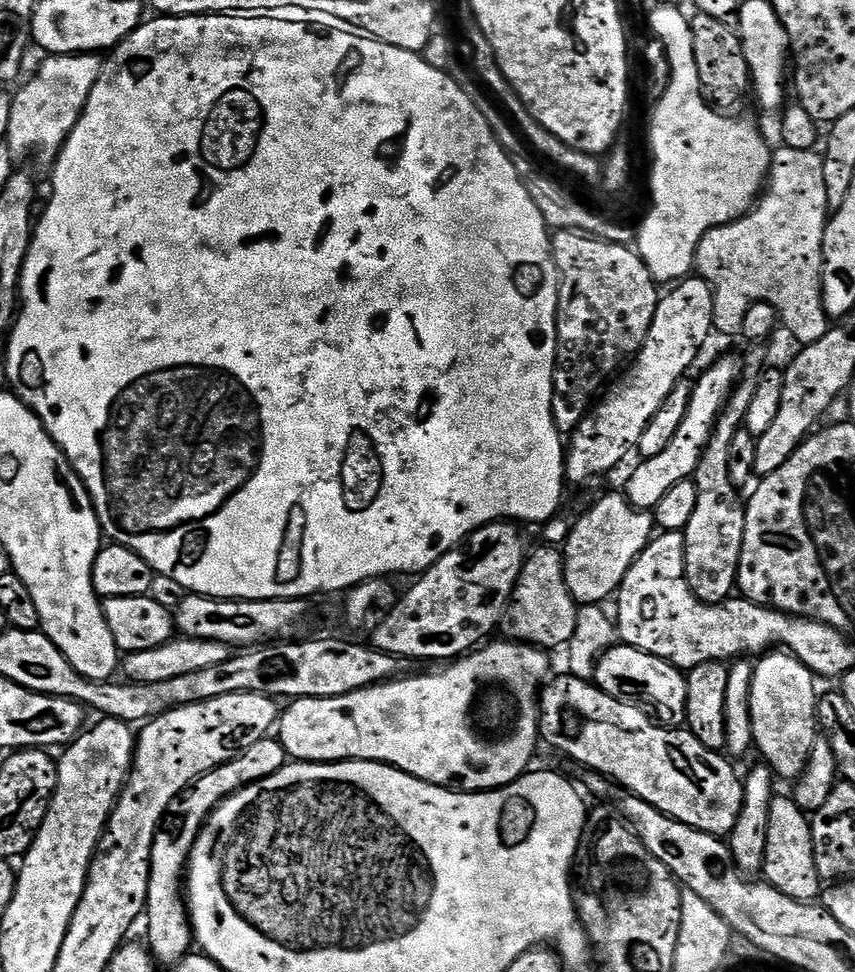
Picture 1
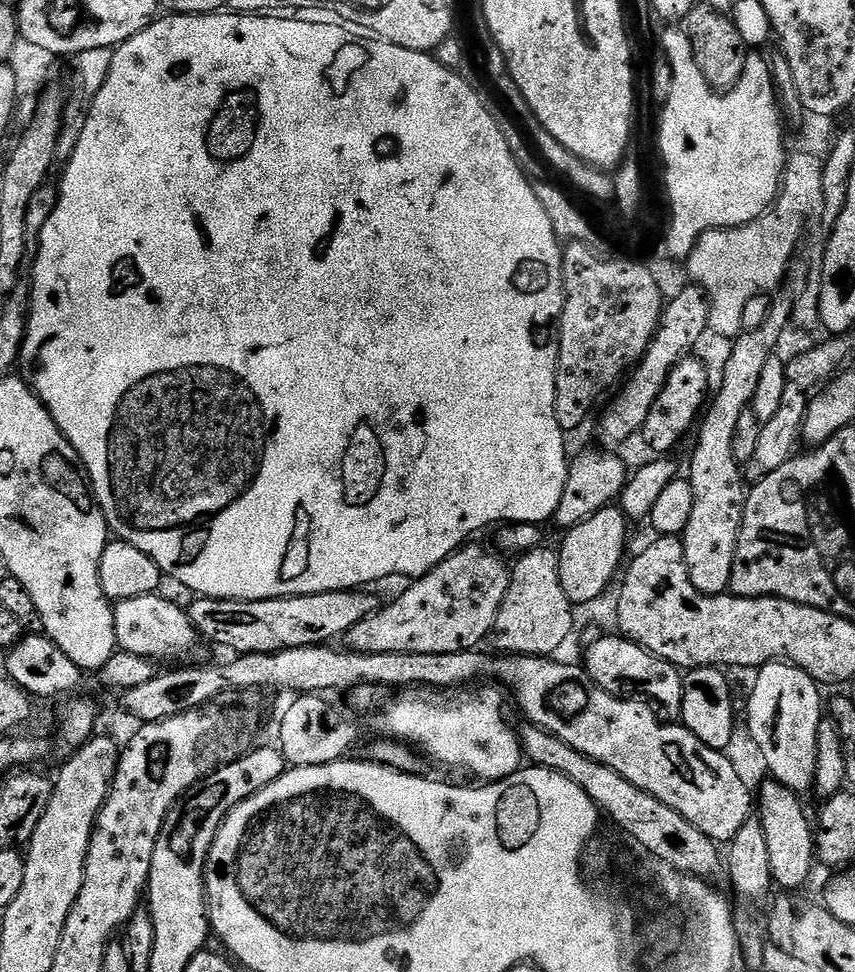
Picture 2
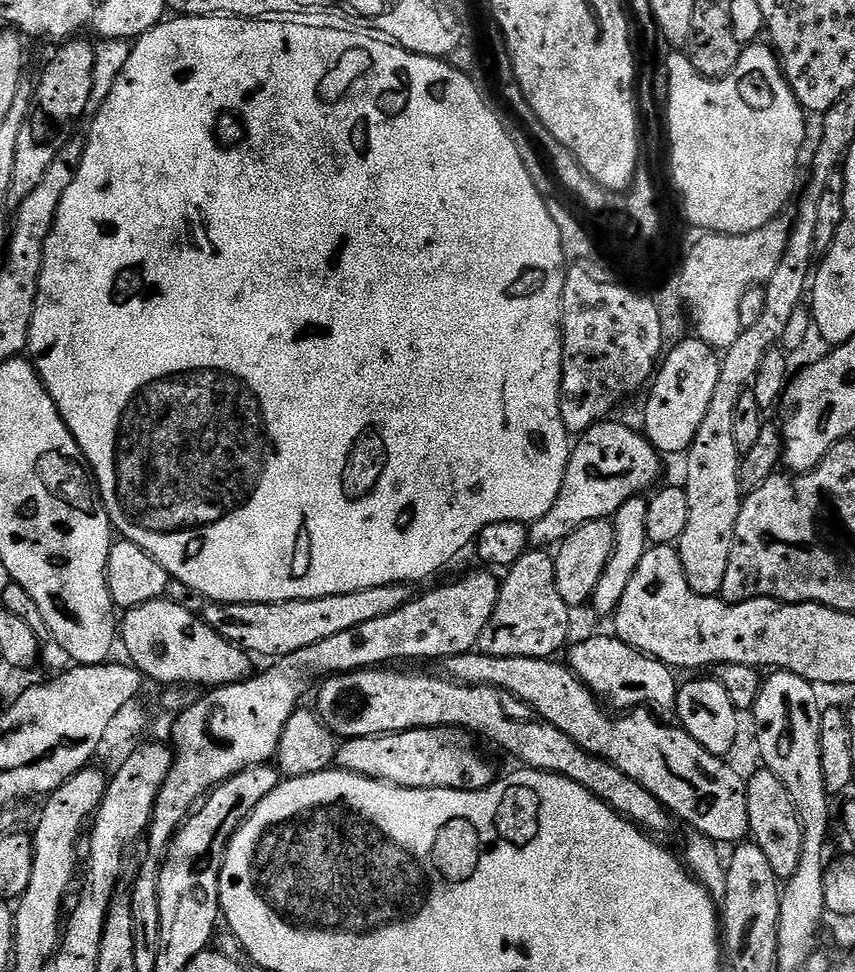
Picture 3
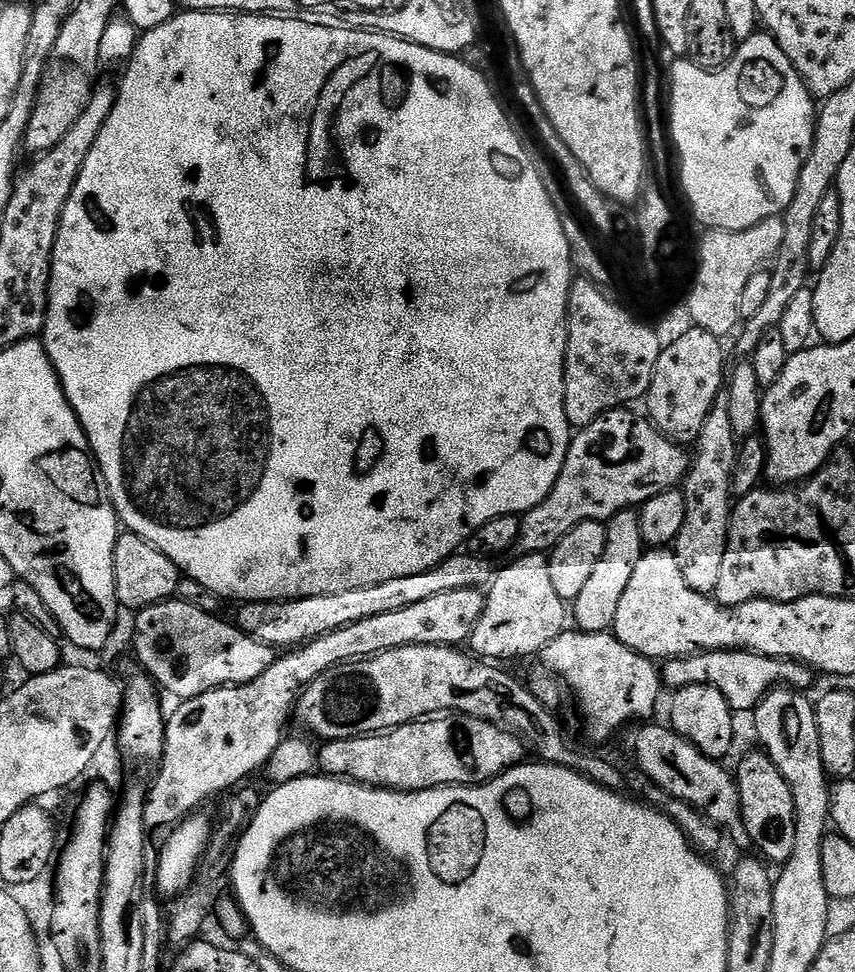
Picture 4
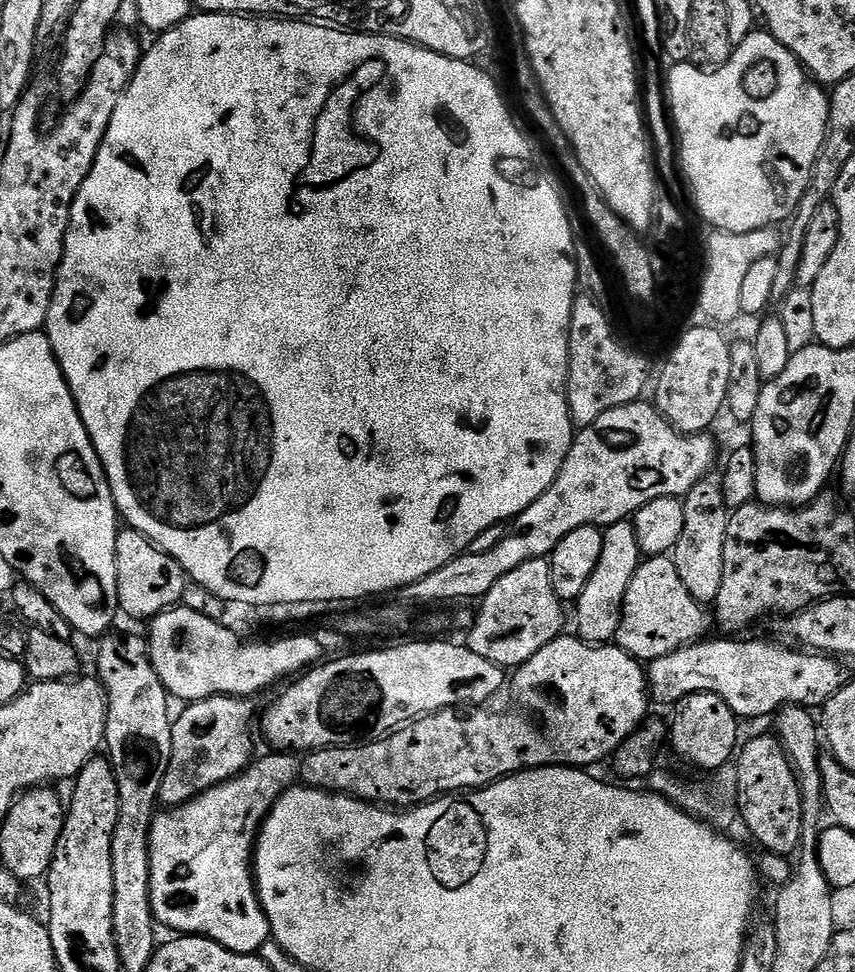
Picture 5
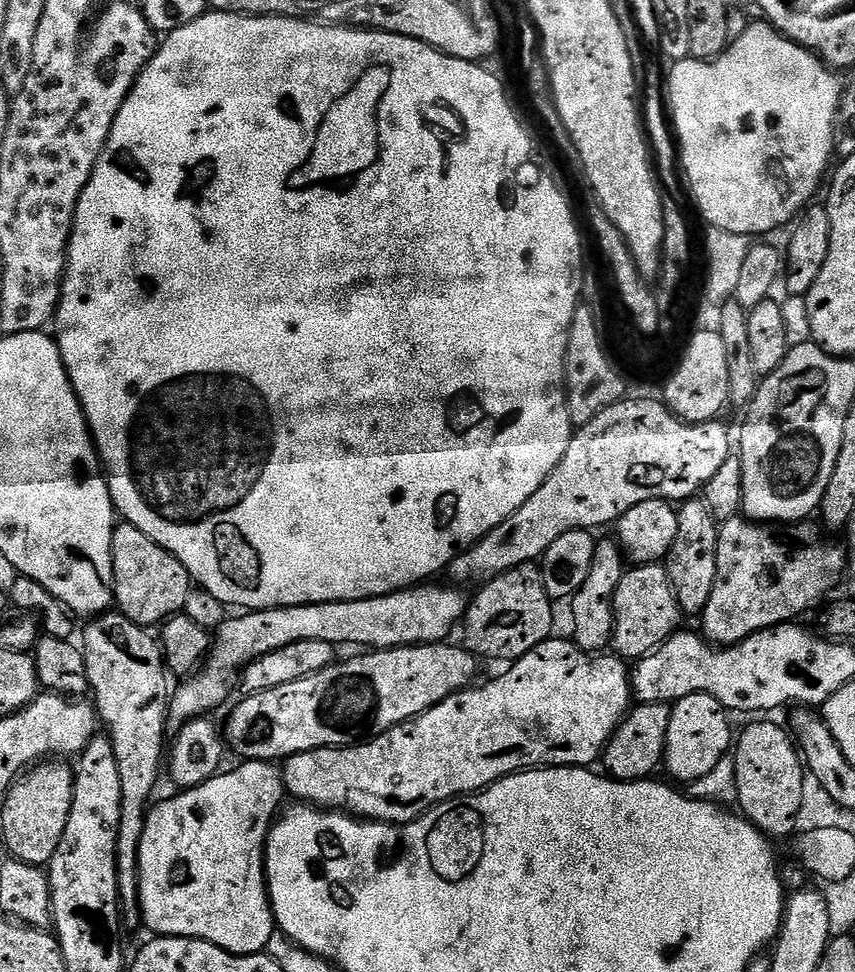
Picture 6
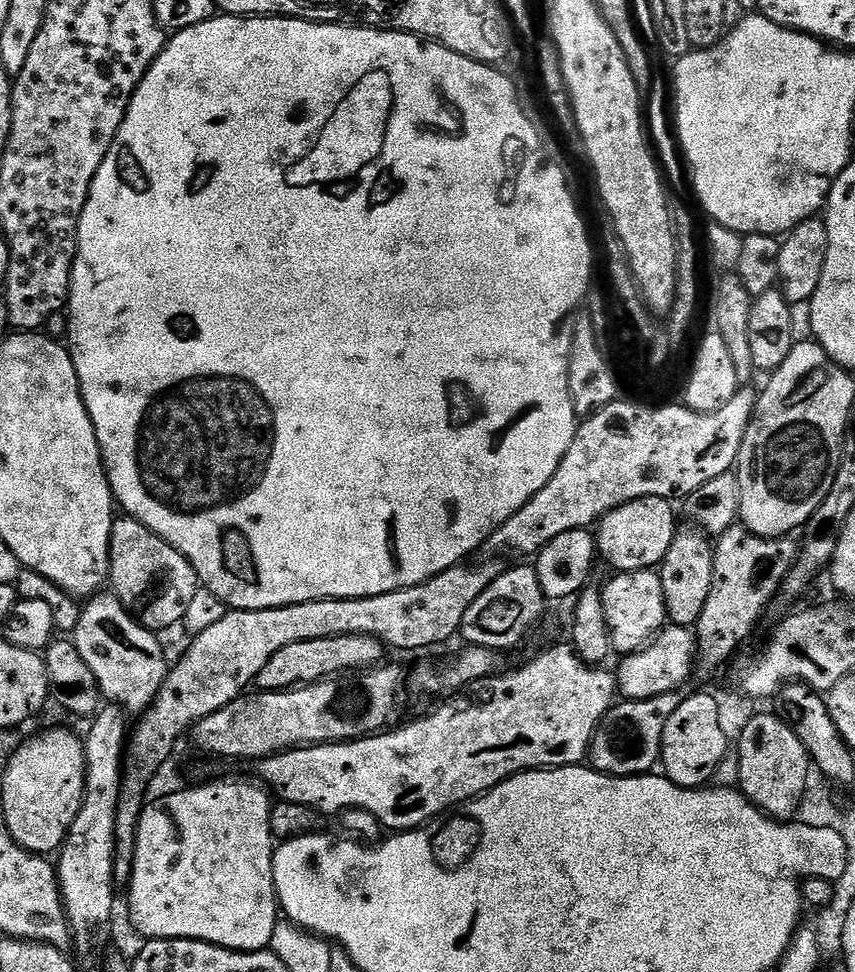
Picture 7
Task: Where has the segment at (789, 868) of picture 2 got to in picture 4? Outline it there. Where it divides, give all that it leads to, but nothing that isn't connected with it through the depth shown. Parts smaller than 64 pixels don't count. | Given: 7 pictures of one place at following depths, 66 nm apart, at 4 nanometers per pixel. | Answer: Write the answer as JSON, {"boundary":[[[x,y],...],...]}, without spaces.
{"boundary":[[[763,751],[752,752],[734,772],[737,789],[740,791],[741,819],[749,832],[755,851],[765,861],[773,860],[782,866],[794,854],[794,794],[782,778],[778,766]]]}

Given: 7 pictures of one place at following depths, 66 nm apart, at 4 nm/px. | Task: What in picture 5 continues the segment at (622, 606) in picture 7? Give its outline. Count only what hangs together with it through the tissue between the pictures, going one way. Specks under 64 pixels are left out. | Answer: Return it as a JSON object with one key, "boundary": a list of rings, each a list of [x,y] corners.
{"boundary":[[[671,555],[649,556],[641,563],[626,590],[622,622],[615,643],[636,660],[657,660],[709,635],[710,616],[704,612],[707,612],[705,605],[690,598],[690,592],[686,590],[686,586],[682,586],[682,578],[678,578],[678,570]]]}

